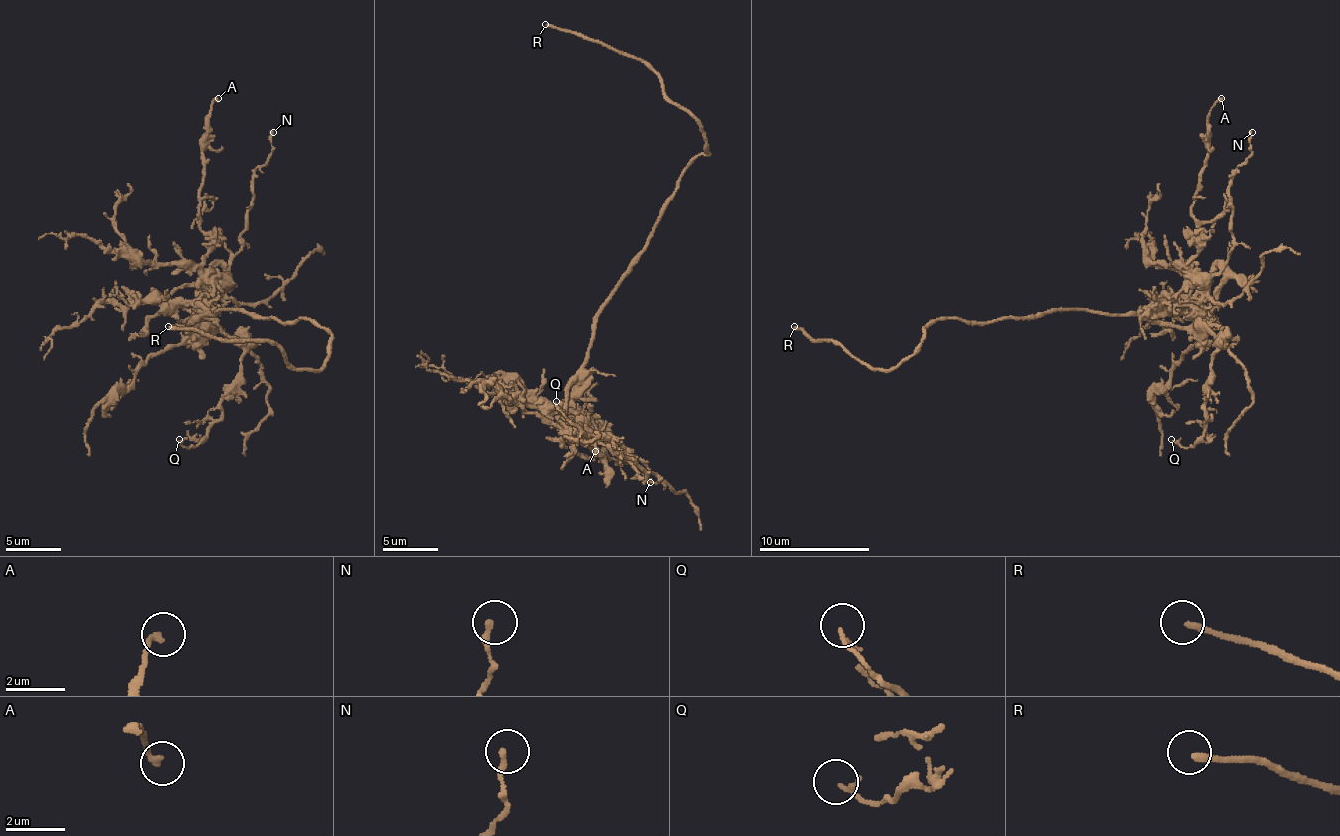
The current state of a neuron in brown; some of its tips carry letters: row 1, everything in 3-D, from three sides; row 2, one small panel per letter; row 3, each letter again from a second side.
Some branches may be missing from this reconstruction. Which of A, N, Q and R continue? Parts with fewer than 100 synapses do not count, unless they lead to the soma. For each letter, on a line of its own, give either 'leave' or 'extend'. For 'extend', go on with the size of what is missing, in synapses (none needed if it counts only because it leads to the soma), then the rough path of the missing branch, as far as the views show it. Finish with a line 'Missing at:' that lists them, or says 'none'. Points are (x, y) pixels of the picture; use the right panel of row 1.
A: leave
N: leave
Q: leave
R: extend
Missing at: R

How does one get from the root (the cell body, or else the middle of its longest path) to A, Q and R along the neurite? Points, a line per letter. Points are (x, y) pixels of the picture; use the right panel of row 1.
A: (1033, 317), (1058, 309), (1149, 312), (1174, 298), (1196, 254), (1191, 204), (1207, 154), (1207, 115), (1221, 98)
Q: (1033, 317), (1058, 309), (1127, 315), (1182, 301), (1213, 334), (1216, 348), (1205, 434), (1188, 448), (1171, 439)
R: (1033, 317), (991, 323), (938, 317), (891, 370), (872, 370), (838, 342), (813, 340), (794, 326)

